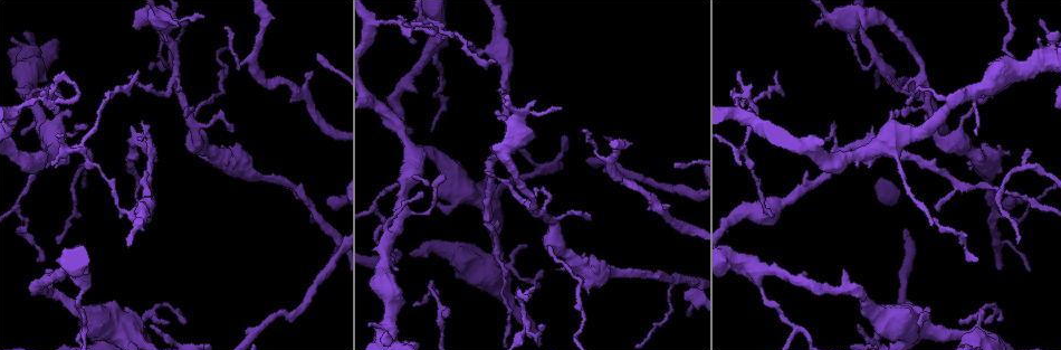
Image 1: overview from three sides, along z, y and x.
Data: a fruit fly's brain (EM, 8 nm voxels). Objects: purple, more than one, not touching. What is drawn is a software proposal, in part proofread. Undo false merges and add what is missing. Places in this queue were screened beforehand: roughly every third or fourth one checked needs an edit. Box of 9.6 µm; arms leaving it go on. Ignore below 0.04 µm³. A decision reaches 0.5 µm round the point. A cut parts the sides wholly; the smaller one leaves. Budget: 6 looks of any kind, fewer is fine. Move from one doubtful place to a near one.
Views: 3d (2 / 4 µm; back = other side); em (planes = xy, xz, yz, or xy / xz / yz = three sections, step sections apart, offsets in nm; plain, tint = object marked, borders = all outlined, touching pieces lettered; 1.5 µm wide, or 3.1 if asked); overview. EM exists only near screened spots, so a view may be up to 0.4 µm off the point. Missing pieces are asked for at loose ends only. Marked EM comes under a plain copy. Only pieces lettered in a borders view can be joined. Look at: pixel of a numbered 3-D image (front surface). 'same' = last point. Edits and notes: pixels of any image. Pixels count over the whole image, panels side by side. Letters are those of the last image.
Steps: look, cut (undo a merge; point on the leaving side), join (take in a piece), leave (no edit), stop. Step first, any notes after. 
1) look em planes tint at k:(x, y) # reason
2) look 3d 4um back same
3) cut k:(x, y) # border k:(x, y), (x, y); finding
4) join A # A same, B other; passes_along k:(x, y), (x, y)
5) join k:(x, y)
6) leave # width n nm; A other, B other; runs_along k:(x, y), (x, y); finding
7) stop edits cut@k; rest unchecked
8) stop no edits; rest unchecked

look em planes borders at 1:(766, 212) # three arms meet

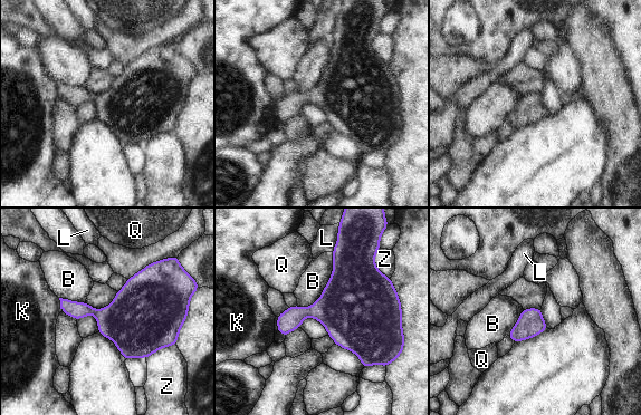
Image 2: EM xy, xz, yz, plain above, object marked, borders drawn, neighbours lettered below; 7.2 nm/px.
leave # B other, K other, L other, Q other, Z other; border 2:(332, 252), (321, 296), (297, 306); all the same neuron

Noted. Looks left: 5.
look em xy step 8 borders at 1:(859, 327) # branch stops here

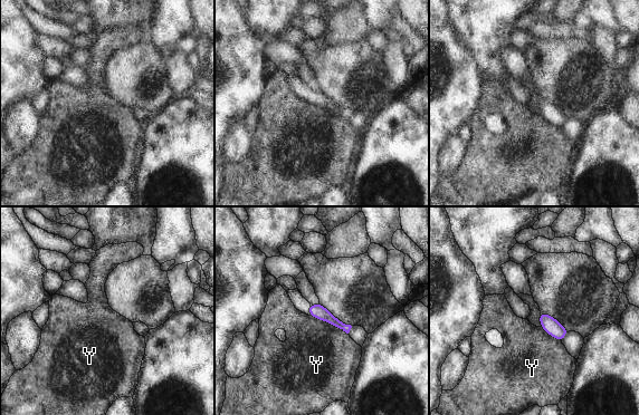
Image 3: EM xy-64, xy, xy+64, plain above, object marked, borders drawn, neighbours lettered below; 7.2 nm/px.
look em planes borders same

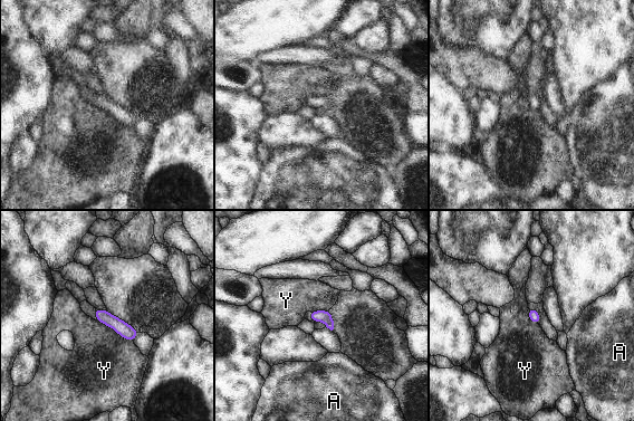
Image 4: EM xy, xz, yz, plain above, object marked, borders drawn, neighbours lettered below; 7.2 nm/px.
leave # width 80 nm; A other, Y other; runs_along 4:(96, 313), (117, 324), (132, 337); no lettered piece goes on from it

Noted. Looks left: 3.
look em planes tint at 1:(312, 70) # branch stops here

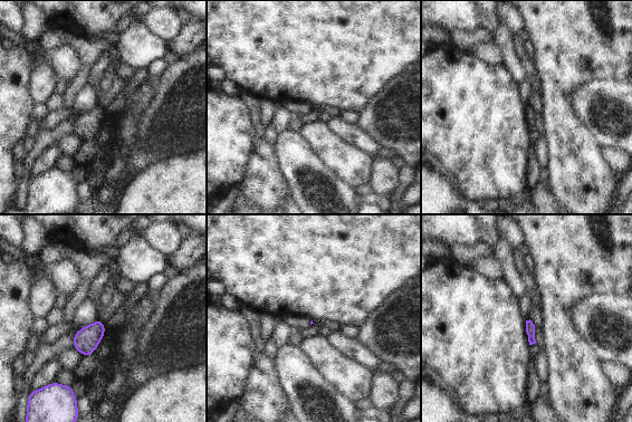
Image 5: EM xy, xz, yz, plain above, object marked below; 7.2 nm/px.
look em planes borders same # what lies round it

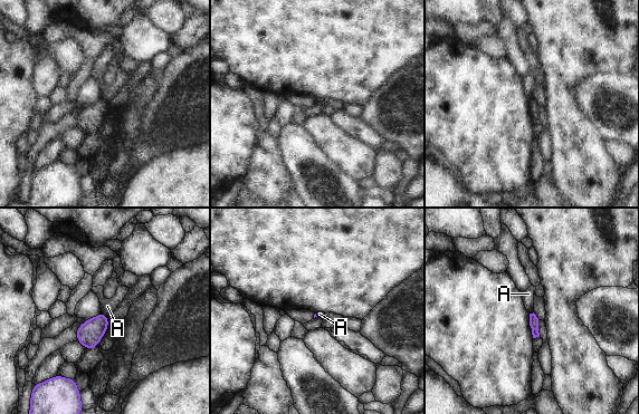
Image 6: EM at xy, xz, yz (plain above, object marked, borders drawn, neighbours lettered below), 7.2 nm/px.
leave # longest_contact A 60 nm; A other; border 6:(102, 311), (107, 316); none of them fits

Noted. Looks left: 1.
stop no edits; rest unchecked

